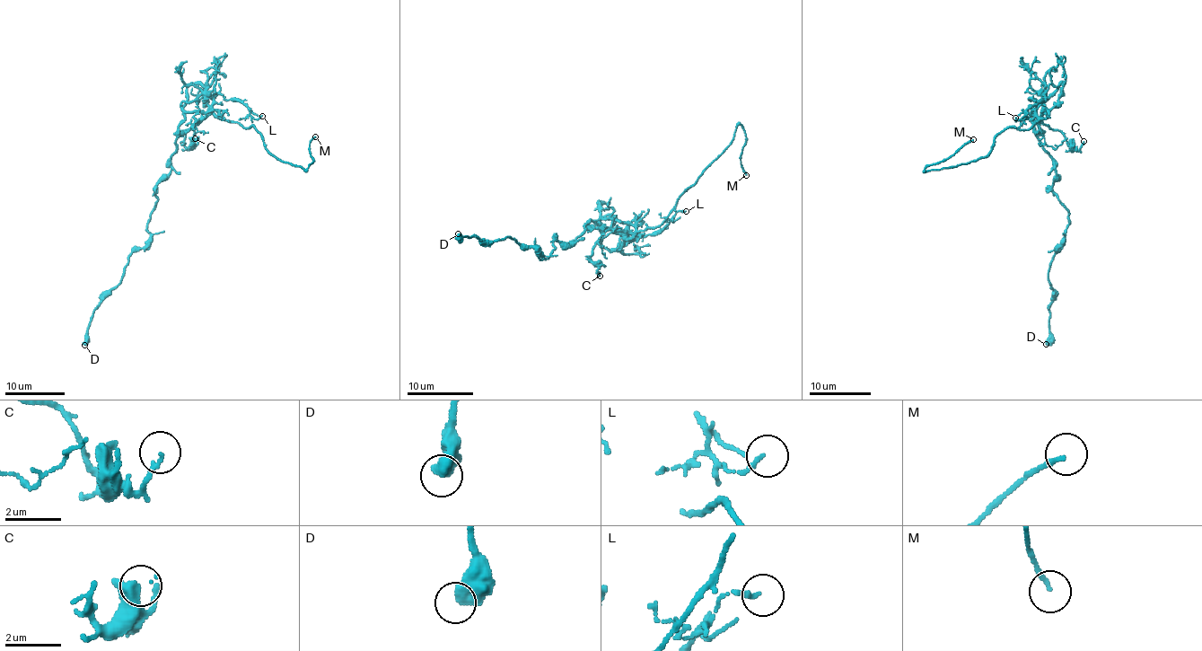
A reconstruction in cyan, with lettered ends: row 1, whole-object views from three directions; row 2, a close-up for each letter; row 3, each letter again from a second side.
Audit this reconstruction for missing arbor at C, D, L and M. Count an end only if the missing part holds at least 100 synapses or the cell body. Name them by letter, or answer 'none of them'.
M

